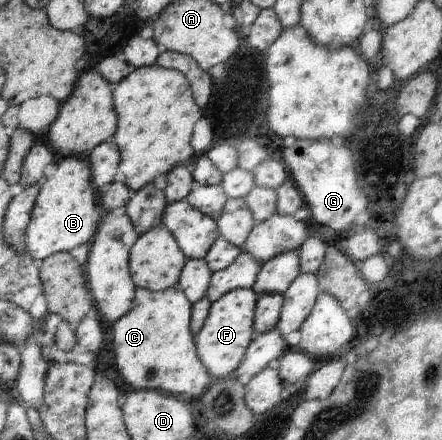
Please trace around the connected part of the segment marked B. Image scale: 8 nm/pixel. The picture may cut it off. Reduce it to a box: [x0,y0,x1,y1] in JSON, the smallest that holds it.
[25,155,99,261]

